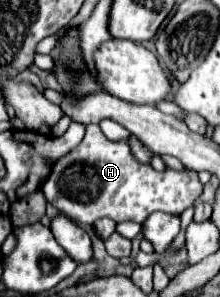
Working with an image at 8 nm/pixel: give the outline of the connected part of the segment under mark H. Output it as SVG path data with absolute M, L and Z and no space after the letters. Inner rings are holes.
M89 124L81 144L71 150L71 158L61 158L55 172L43 186L45 198L77 224L93 224L99 218L111 218L115 222L145 222L153 212L181 214L191 206L199 194L201 184L197 172L165 170L157 172L149 164L141 164L133 158L127 140L111 142L105 138L97 124ZM67 178L75 182L67 194Z

